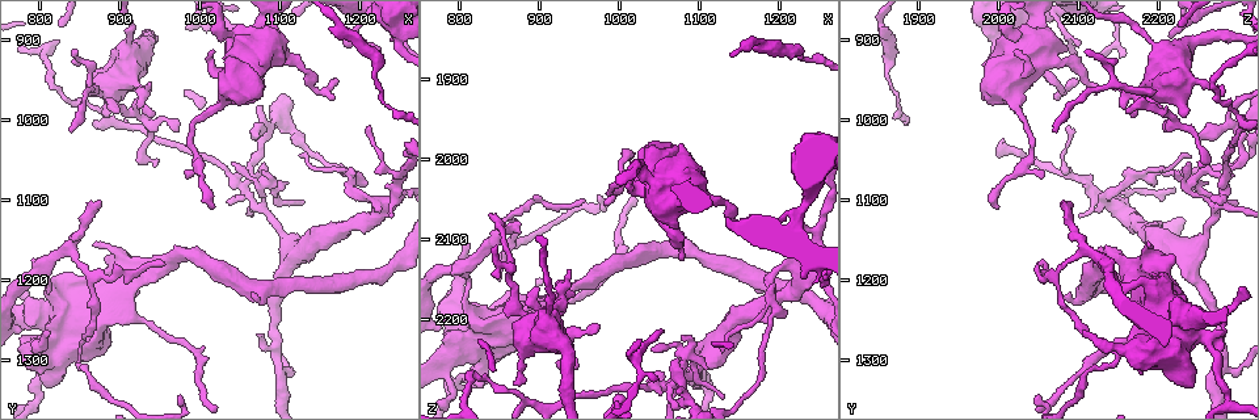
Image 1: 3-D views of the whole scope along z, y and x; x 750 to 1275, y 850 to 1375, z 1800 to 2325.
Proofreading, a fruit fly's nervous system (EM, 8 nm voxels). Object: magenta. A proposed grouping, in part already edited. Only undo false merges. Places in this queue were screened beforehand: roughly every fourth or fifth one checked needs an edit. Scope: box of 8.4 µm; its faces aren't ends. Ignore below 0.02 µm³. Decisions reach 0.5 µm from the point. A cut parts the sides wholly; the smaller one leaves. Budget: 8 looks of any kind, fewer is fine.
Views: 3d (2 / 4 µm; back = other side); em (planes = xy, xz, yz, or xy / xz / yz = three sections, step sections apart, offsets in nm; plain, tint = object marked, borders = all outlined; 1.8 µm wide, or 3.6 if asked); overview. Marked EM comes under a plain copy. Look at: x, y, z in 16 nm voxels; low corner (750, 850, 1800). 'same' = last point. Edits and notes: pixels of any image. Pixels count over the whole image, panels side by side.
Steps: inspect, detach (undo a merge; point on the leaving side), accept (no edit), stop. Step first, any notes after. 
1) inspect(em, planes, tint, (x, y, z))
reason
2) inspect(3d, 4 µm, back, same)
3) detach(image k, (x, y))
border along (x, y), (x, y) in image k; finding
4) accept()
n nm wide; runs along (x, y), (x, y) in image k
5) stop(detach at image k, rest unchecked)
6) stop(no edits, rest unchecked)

inspect(3d, 4 µm, (1215, 910, 1865))
calibre changes

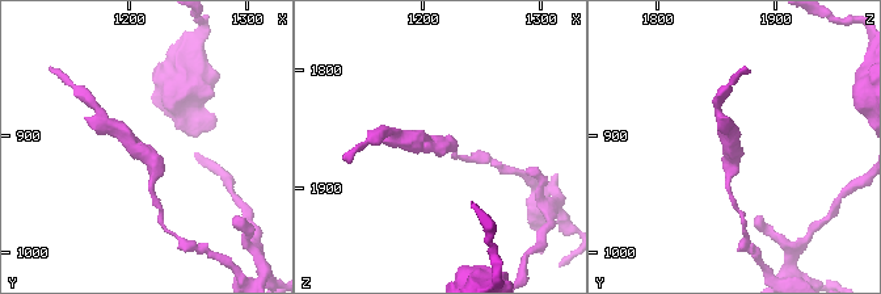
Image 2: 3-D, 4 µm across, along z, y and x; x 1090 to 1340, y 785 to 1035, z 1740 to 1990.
inspect(em, planes, tint, (1212, 912, 1866))
now the EM

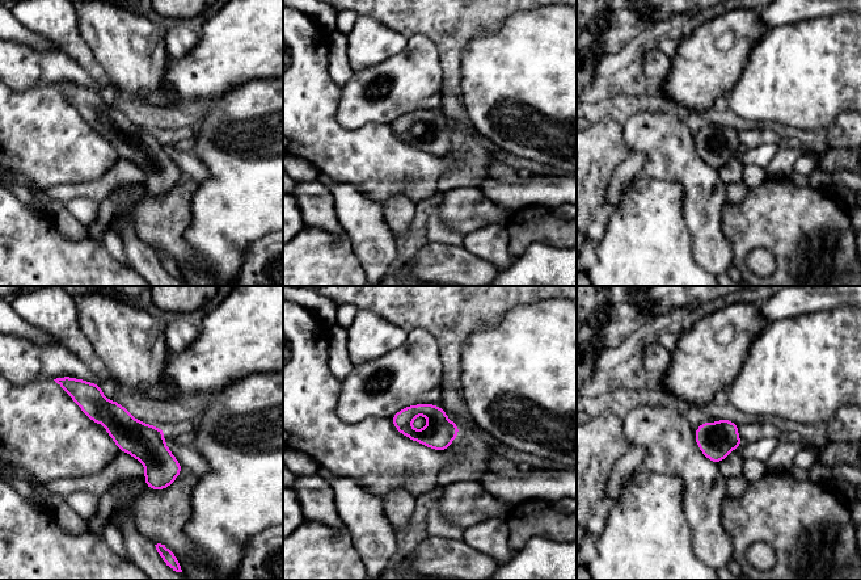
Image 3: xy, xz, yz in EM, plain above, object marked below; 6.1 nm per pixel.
accept()
190 nm wide; runs along (76, 383), (161, 466), (164, 484) in image 3; continuous, no second neuron

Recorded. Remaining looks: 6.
inspect(em, 3.6 µm, planes, tint, (860, 1225, 2205))
sharp bend

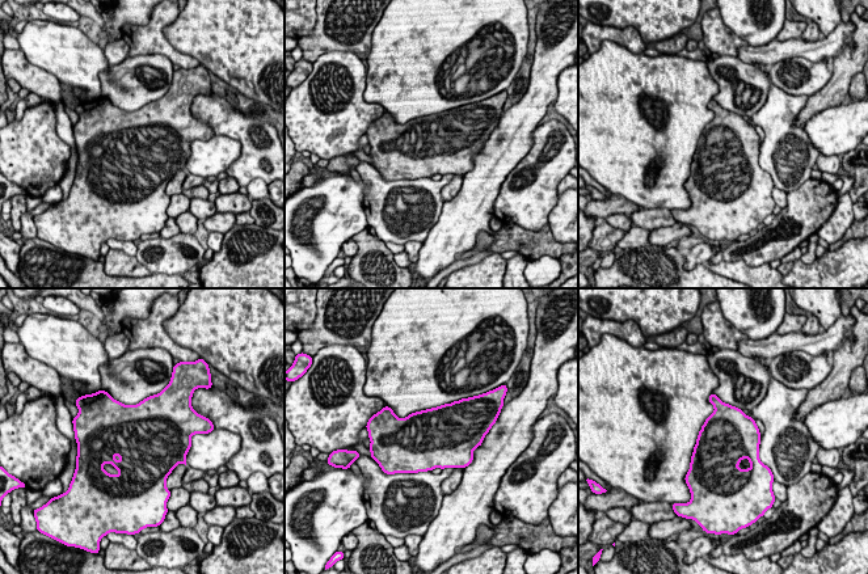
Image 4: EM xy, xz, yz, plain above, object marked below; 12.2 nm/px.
accept()
all the same neuron

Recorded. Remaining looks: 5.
inspect(3d, 4 µm, (1055, 1085, 2280))
four-way junction

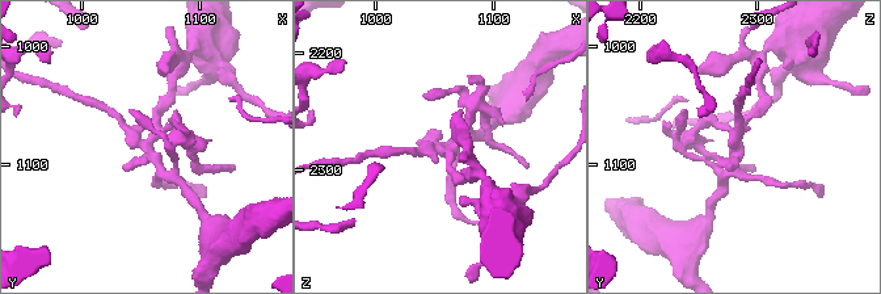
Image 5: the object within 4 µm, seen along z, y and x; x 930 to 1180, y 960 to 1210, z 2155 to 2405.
inspect(em, yz, step 16, borders, (1056, 1084, 2280))

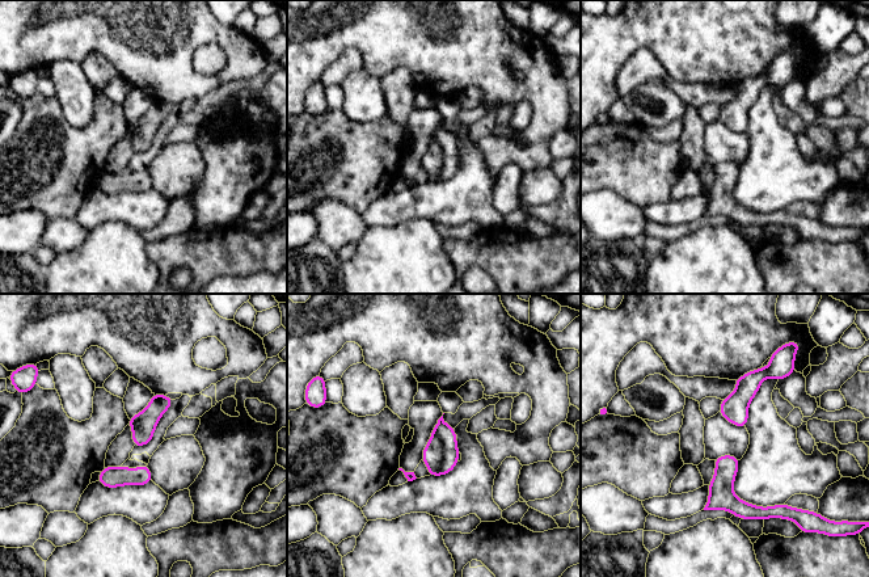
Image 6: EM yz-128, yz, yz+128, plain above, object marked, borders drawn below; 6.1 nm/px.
detach(image 6, (433, 453))
two neurons meet here

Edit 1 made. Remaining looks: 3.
stop(detach at image 6, rest unchecked)

